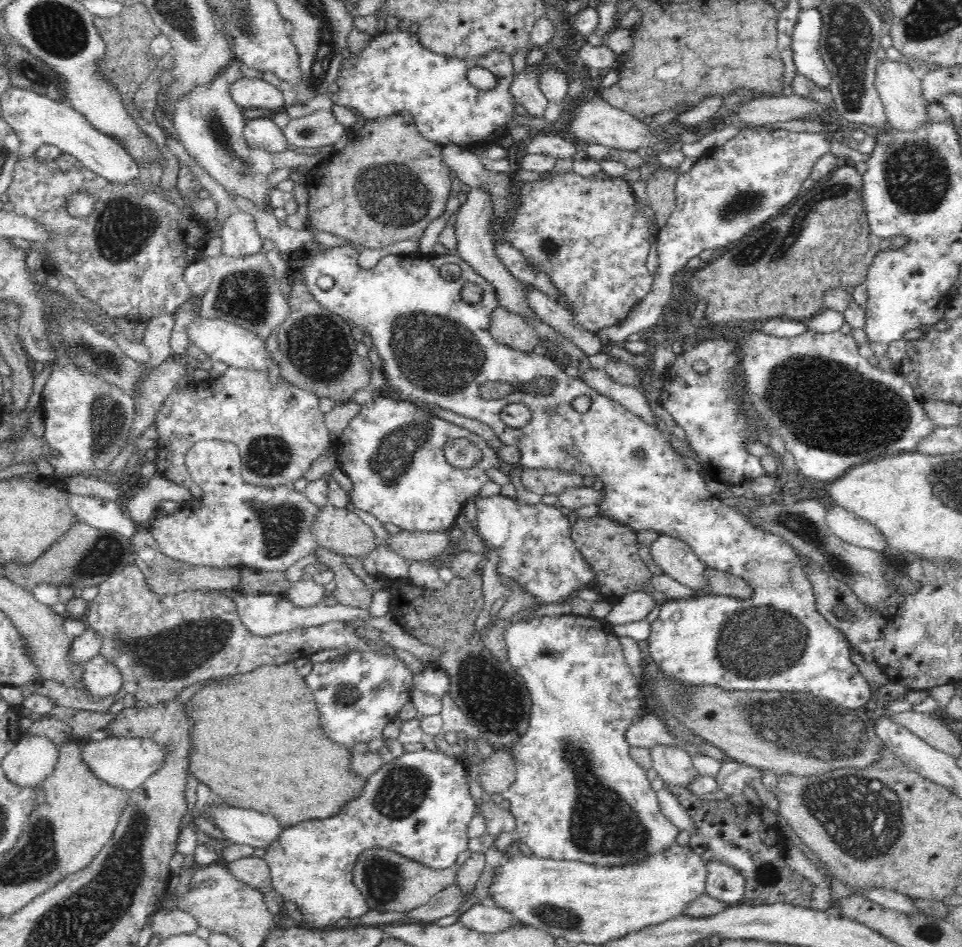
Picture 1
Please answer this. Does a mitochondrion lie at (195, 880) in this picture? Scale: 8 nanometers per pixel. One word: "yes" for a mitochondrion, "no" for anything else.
no

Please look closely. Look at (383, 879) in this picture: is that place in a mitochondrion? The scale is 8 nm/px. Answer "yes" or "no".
yes

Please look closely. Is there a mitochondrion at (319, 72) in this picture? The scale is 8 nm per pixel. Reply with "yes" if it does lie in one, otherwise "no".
yes

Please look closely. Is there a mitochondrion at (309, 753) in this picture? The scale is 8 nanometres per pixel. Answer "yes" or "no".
no

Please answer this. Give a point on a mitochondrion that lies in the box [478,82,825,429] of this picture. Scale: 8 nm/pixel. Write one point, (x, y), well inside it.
(762, 247)

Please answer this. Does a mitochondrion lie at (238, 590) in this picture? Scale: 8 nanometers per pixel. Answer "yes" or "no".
no

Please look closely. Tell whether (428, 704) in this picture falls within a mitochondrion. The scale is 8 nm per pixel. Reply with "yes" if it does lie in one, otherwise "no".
no

